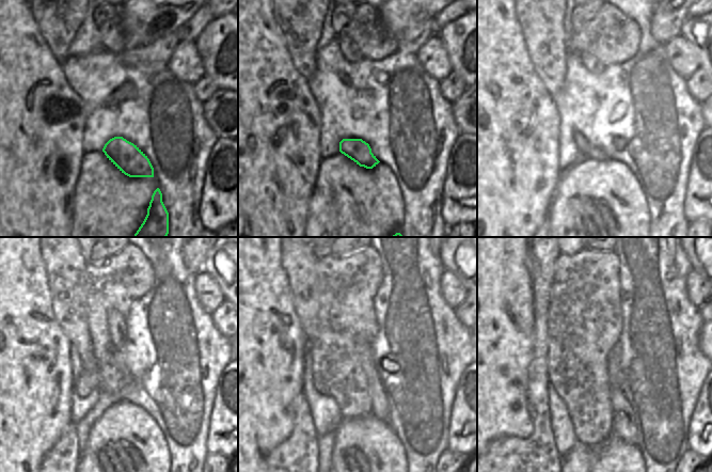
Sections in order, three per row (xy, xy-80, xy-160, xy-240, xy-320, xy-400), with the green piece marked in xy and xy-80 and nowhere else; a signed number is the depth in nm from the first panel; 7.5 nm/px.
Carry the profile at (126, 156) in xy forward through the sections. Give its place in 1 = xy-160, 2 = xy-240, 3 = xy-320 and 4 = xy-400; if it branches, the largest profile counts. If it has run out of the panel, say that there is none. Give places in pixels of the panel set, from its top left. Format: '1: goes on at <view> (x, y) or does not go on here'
1: goes on at xy-160 (585, 148)
2: goes on at xy-240 (65, 267)
3: goes on at xy-320 (299, 258)
4: goes on at xy-400 (529, 258)

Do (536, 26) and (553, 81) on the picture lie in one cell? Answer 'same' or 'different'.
same

